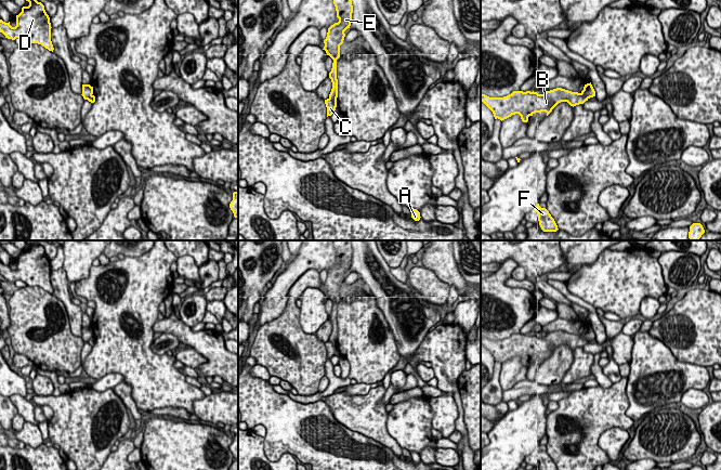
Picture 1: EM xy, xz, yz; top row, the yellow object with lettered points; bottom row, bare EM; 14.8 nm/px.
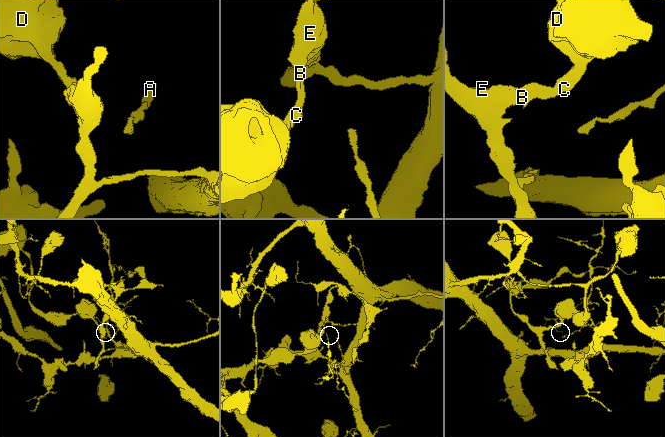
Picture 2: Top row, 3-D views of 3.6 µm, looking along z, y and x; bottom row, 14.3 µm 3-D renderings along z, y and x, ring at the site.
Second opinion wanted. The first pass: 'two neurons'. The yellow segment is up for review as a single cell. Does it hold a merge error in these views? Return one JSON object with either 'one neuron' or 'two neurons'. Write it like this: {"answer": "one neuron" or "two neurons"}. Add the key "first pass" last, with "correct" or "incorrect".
{"answer": "two neurons", "first pass": "correct"}

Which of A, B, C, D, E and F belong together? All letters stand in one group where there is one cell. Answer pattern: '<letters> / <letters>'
A B E F / C D

